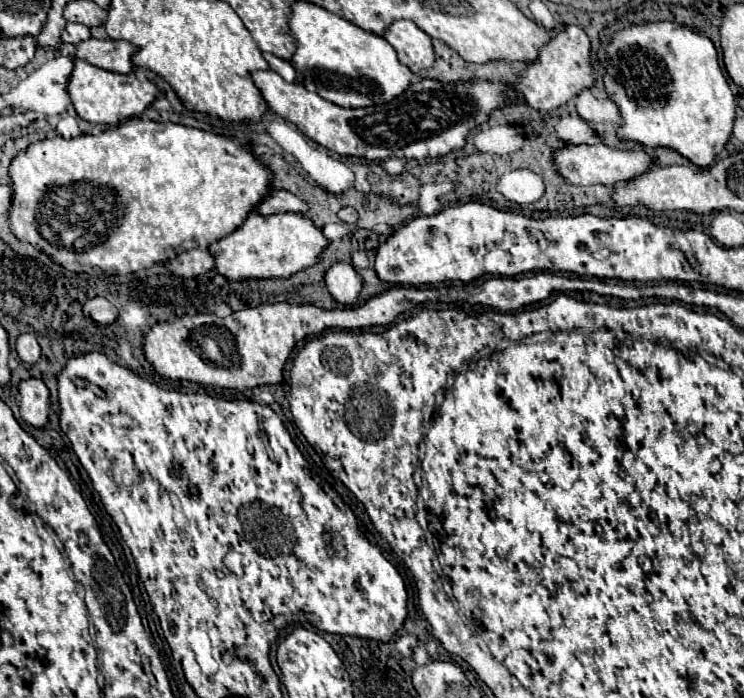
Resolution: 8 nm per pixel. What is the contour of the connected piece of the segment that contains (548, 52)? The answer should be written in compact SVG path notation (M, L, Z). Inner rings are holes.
M565 25L565 31L553 37L545 47L539 51L539 61L529 63L527 71L519 79L519 89L523 91L523 99L529 107L539 111L551 111L567 101L575 99L583 89L595 85L595 69L589 59L591 41L589 35L577 25Z

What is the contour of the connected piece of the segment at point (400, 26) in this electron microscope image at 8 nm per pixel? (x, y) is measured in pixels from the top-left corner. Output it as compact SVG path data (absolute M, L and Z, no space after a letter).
M397 19L381 35L397 51L397 57L413 73L429 69L433 65L431 37L423 33L413 21Z

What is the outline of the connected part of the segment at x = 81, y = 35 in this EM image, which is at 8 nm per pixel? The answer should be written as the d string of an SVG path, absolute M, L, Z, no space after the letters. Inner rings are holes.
M67 23L67 27L61 33L61 41L63 43L73 43L73 45L79 45L81 41L85 41L89 37L91 37L89 27L81 25L81 23Z

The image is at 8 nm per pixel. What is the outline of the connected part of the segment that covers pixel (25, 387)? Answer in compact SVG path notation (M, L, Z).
M37 377L19 383L19 413L27 425L43 427L49 415L49 389Z

